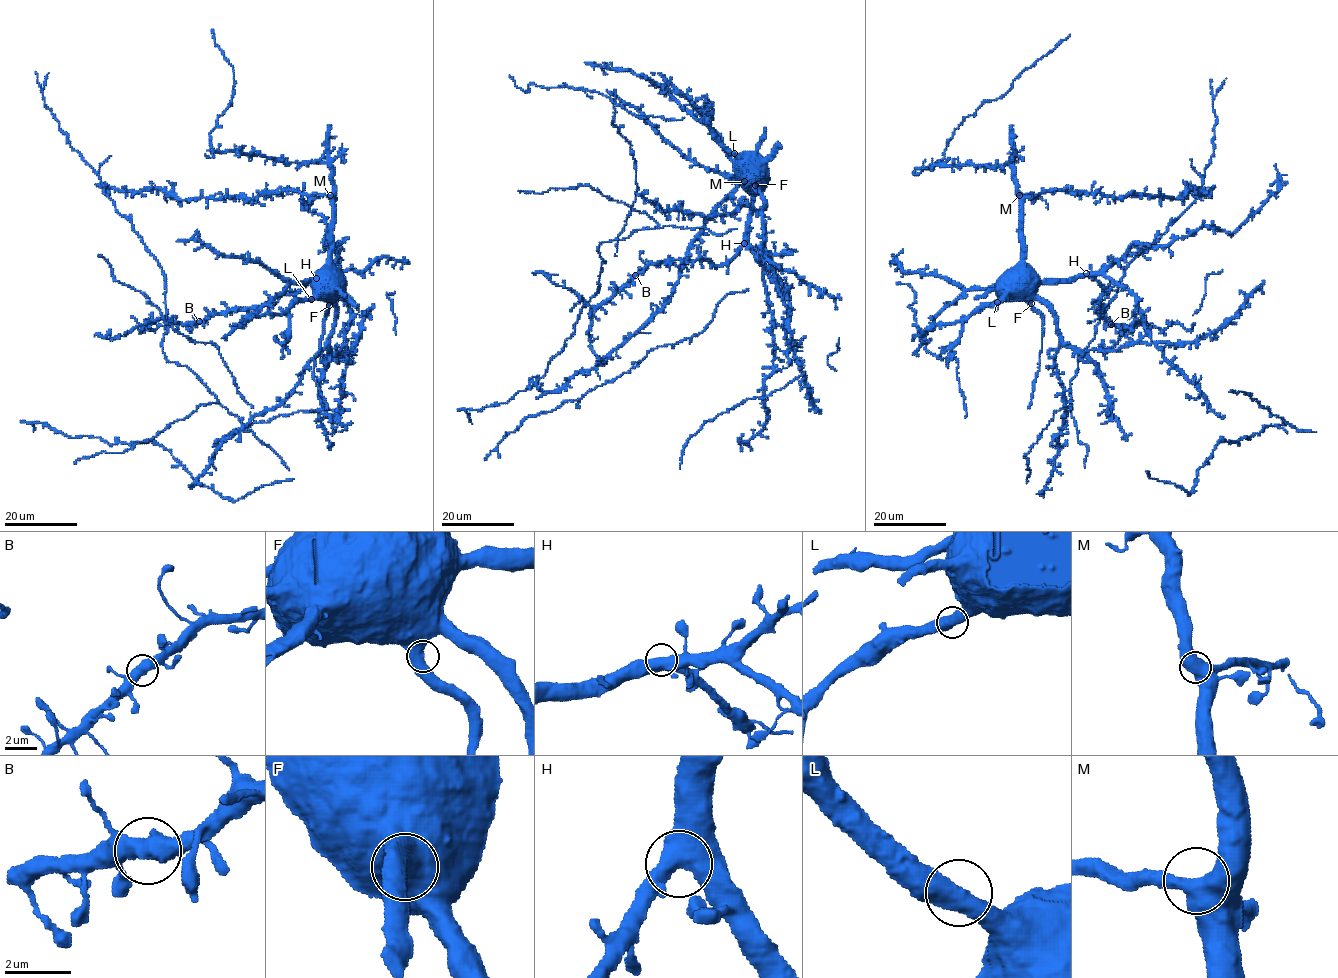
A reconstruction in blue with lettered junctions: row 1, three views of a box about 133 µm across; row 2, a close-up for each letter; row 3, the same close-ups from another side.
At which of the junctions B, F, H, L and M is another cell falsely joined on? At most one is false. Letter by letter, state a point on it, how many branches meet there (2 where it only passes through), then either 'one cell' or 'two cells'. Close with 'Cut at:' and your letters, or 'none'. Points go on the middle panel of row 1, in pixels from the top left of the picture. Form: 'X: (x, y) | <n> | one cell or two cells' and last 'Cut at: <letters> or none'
B: (635, 275) | 2 | one cell
F: (755, 185) | 2 | one cell
H: (744, 243) | 2 | one cell
L: (734, 153) | 2 | one cell
M: (744, 181) | 2 | one cell
Cut at: none

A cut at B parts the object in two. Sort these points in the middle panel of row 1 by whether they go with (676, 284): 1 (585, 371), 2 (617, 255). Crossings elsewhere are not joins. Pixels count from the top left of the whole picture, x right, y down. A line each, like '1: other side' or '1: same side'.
1: same side
2: same side

